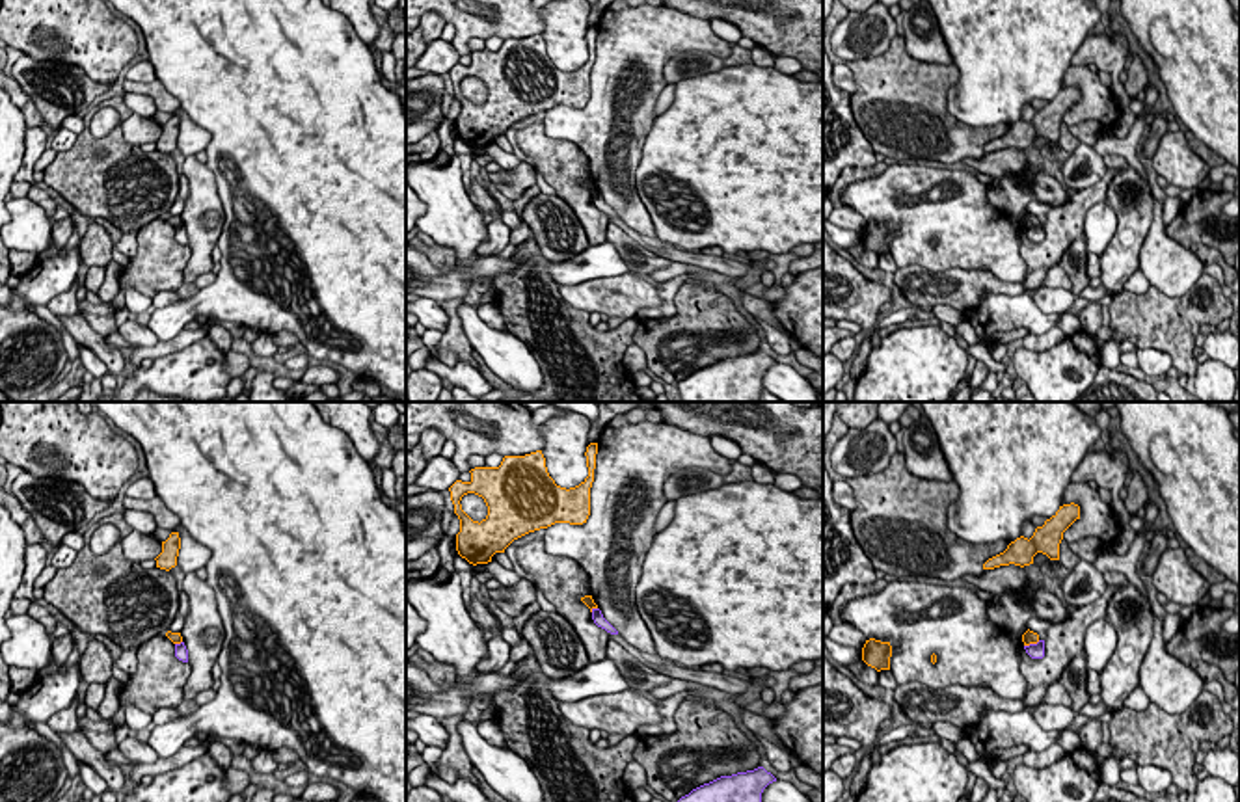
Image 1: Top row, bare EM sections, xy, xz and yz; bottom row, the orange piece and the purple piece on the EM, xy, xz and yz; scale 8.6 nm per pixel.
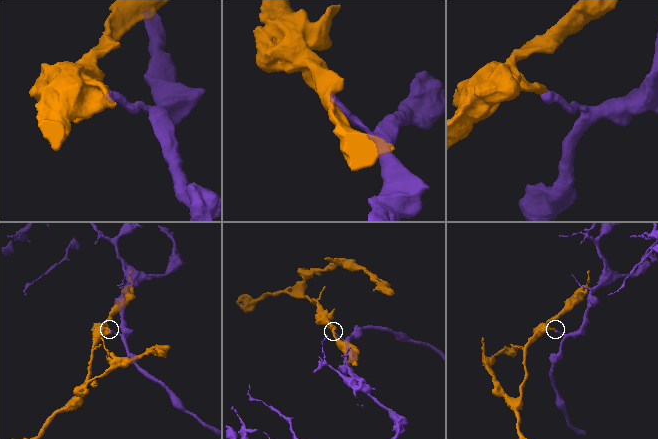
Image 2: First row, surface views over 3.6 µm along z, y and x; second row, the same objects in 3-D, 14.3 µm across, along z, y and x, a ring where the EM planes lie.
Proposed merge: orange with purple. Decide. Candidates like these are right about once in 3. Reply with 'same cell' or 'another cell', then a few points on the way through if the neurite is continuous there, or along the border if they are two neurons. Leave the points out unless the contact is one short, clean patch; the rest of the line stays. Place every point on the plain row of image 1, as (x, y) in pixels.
another cell; border along yz (1039, 224), (1024, 229)

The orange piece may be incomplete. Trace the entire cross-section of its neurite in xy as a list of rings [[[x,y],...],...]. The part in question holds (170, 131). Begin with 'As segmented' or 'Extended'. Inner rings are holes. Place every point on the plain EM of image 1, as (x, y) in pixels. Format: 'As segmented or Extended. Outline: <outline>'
As segmented. Outline: [[[171,115],[166,125],[162,125],[162,136],[155,141],[156,151],[169,154],[177,149],[177,140],[181,132],[179,115]]]

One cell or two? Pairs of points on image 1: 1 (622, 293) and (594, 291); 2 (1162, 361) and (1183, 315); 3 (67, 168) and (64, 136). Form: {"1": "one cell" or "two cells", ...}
{"1": "one cell", "2": "two cells", "3": "two cells"}

